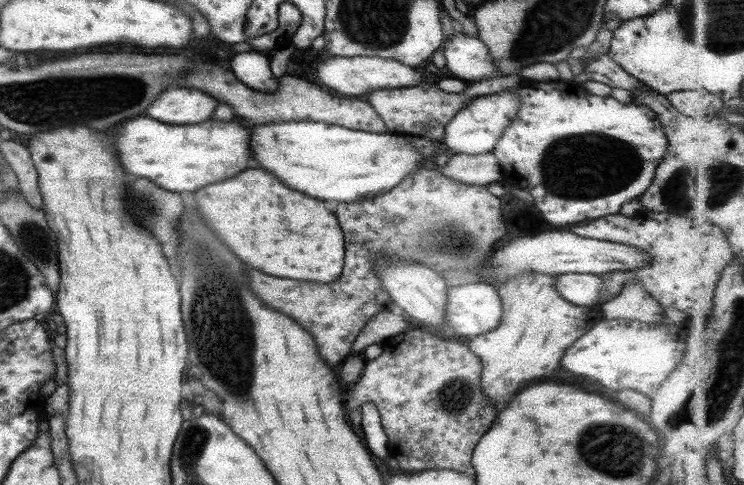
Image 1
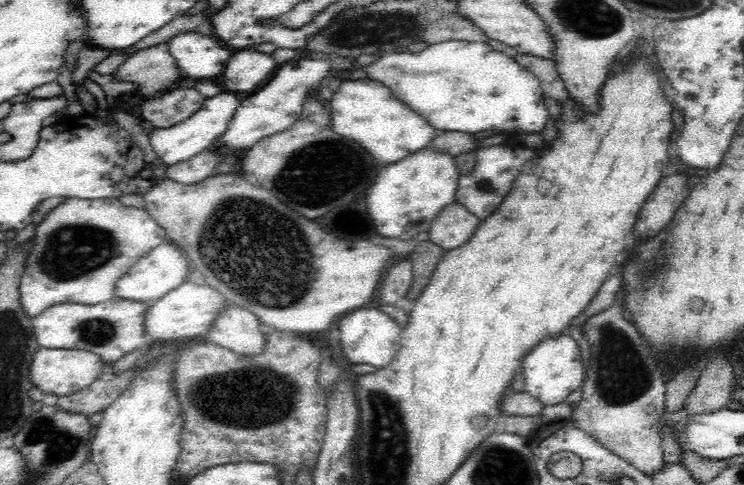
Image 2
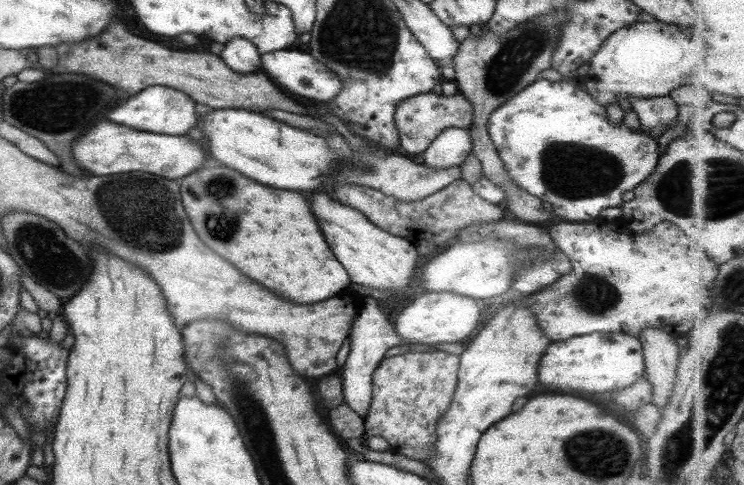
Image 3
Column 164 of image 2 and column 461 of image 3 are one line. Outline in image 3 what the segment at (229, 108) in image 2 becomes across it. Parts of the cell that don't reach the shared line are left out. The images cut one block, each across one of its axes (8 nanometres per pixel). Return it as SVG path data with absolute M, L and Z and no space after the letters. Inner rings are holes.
M446 128L422 153L424 162L430 168L445 169L459 167L473 149L470 133L463 128Z

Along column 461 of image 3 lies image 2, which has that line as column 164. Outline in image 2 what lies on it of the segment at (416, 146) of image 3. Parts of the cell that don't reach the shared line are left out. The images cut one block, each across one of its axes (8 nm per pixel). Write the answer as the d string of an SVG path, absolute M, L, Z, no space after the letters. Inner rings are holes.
M176 86L161 97L142 100L137 107L144 120L156 128L168 128L190 118L203 106L204 100L205 96L194 88Z

